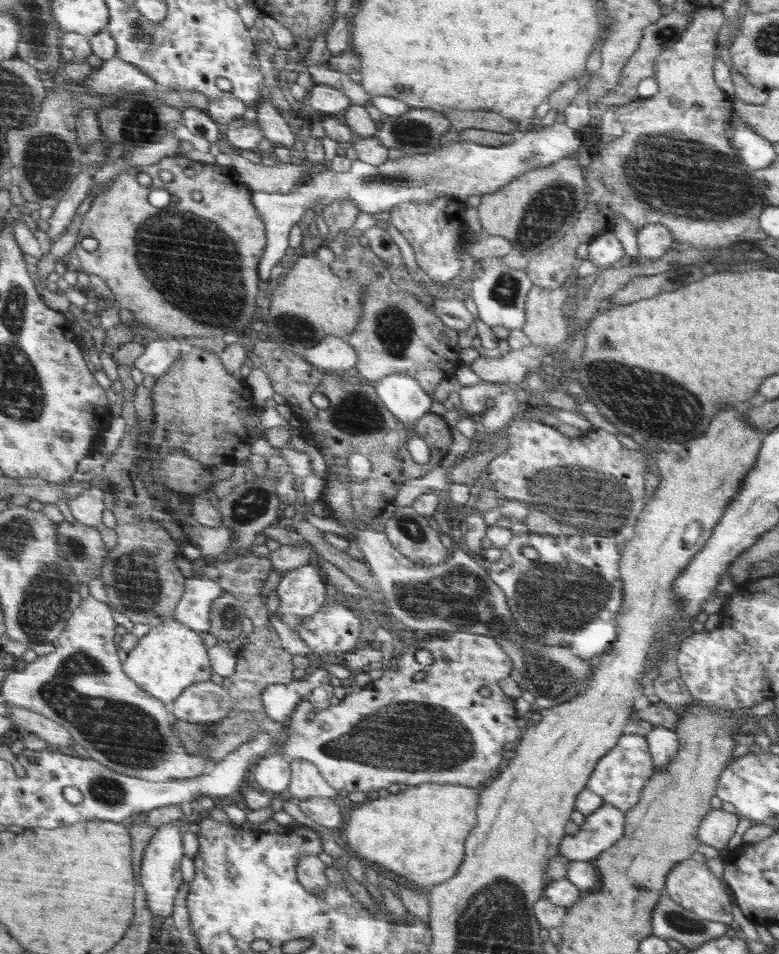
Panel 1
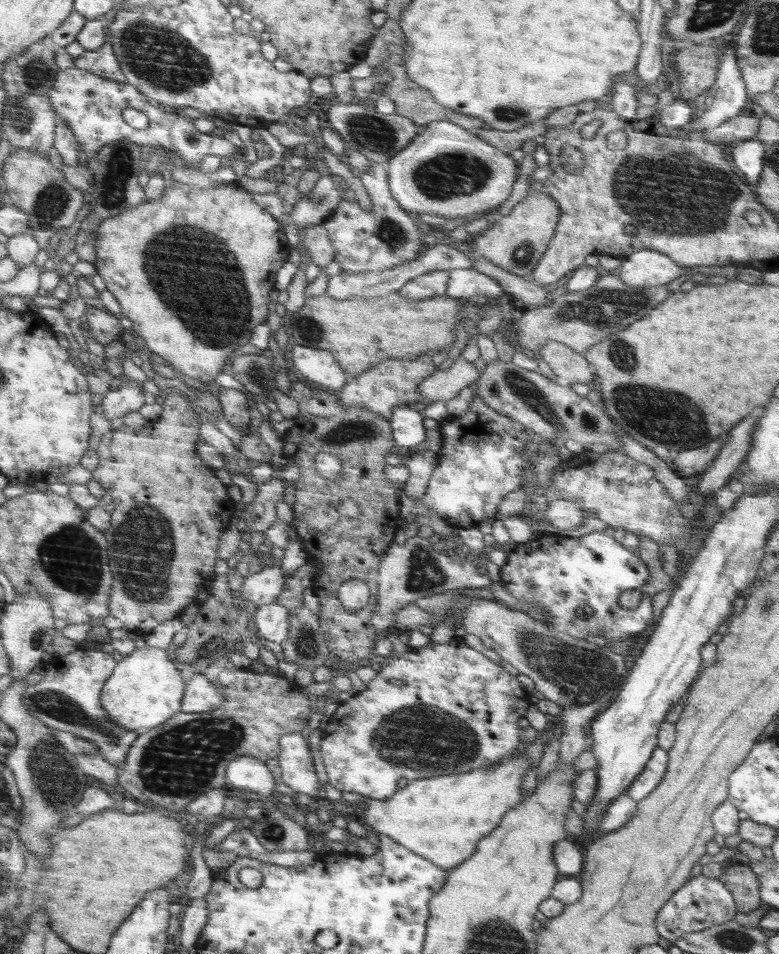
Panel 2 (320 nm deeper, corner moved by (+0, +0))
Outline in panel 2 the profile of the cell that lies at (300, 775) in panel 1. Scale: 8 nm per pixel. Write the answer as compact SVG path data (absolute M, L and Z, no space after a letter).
M294 732L282 736L280 740L281 756L278 764L282 769L282 780L296 793L317 796L319 792L318 776L309 749L306 733Z

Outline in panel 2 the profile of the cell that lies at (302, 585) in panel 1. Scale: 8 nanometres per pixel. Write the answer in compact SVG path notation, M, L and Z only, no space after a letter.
M277 601L262 605L254 613L259 635L265 641L281 644L288 638L288 610Z

